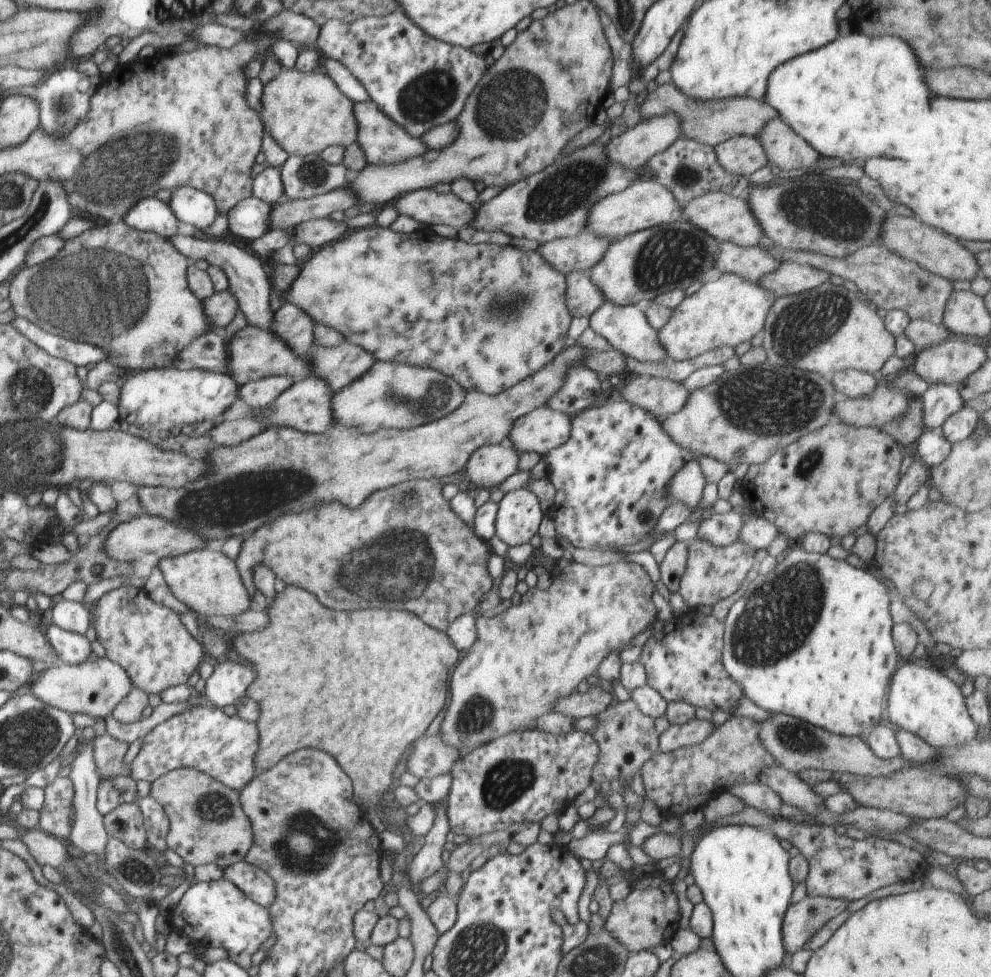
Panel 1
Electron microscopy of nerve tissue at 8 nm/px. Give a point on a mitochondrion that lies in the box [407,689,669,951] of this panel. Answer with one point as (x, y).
(506, 782)

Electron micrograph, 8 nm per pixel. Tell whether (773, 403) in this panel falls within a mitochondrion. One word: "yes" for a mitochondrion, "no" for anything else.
yes

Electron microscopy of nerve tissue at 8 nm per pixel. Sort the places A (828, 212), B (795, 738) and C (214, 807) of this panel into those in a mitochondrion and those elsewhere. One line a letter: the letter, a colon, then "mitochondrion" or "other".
A: mitochondrion
B: mitochondrion
C: mitochondrion

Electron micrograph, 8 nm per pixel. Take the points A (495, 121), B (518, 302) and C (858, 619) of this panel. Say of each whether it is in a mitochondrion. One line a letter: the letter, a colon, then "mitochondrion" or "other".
A: mitochondrion
B: mitochondrion
C: other

